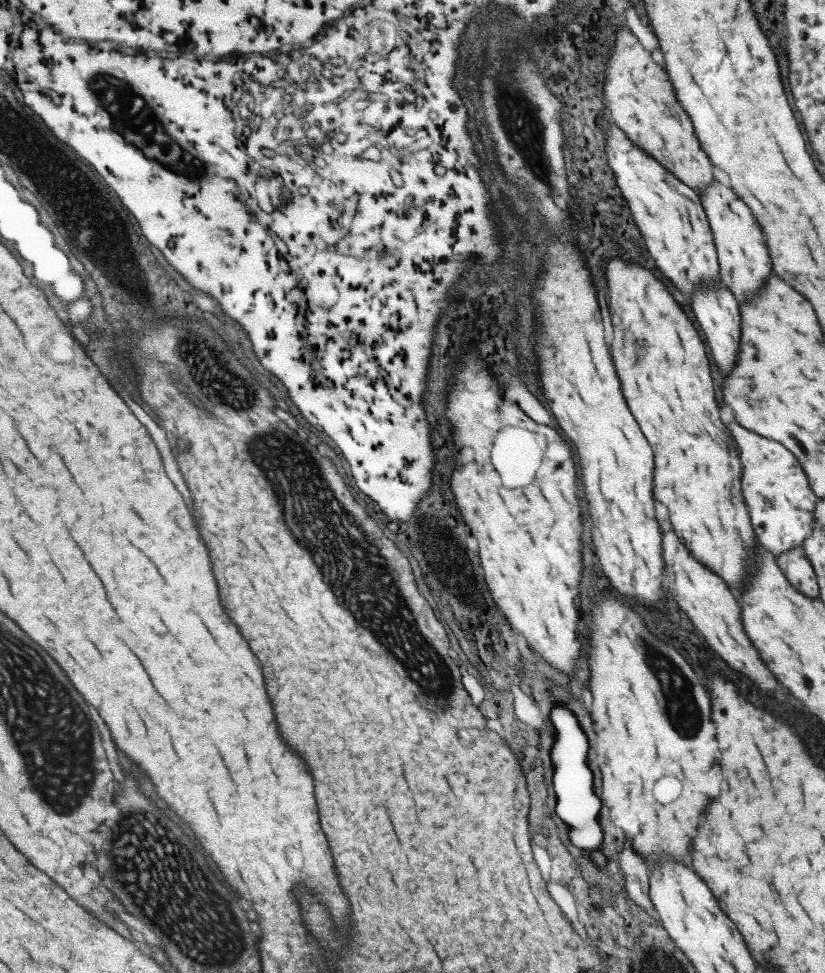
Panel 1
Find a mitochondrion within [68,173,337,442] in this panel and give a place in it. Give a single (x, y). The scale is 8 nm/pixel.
(214, 370)

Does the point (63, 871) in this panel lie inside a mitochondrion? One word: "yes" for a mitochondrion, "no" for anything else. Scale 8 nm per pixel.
no

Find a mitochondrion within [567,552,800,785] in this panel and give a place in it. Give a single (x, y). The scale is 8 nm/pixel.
(681, 710)

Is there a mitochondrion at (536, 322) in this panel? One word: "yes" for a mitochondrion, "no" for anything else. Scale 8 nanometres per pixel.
no

